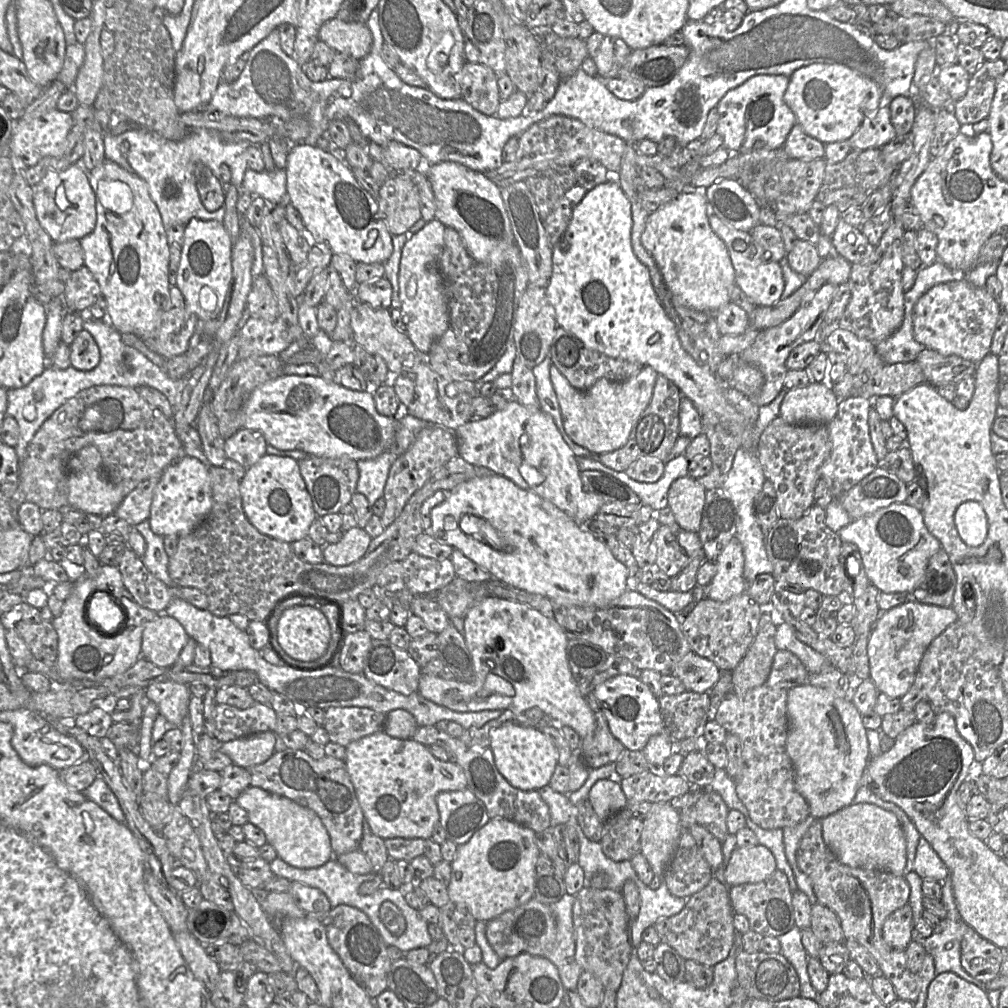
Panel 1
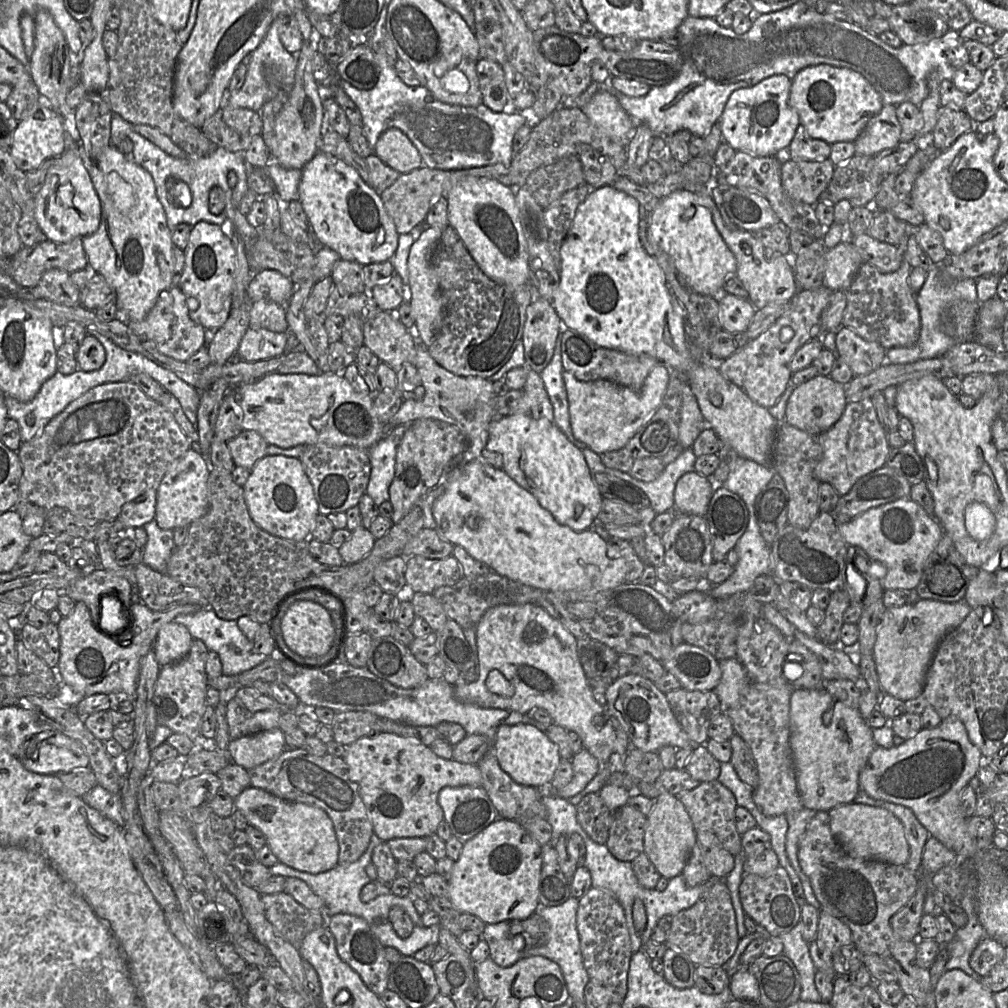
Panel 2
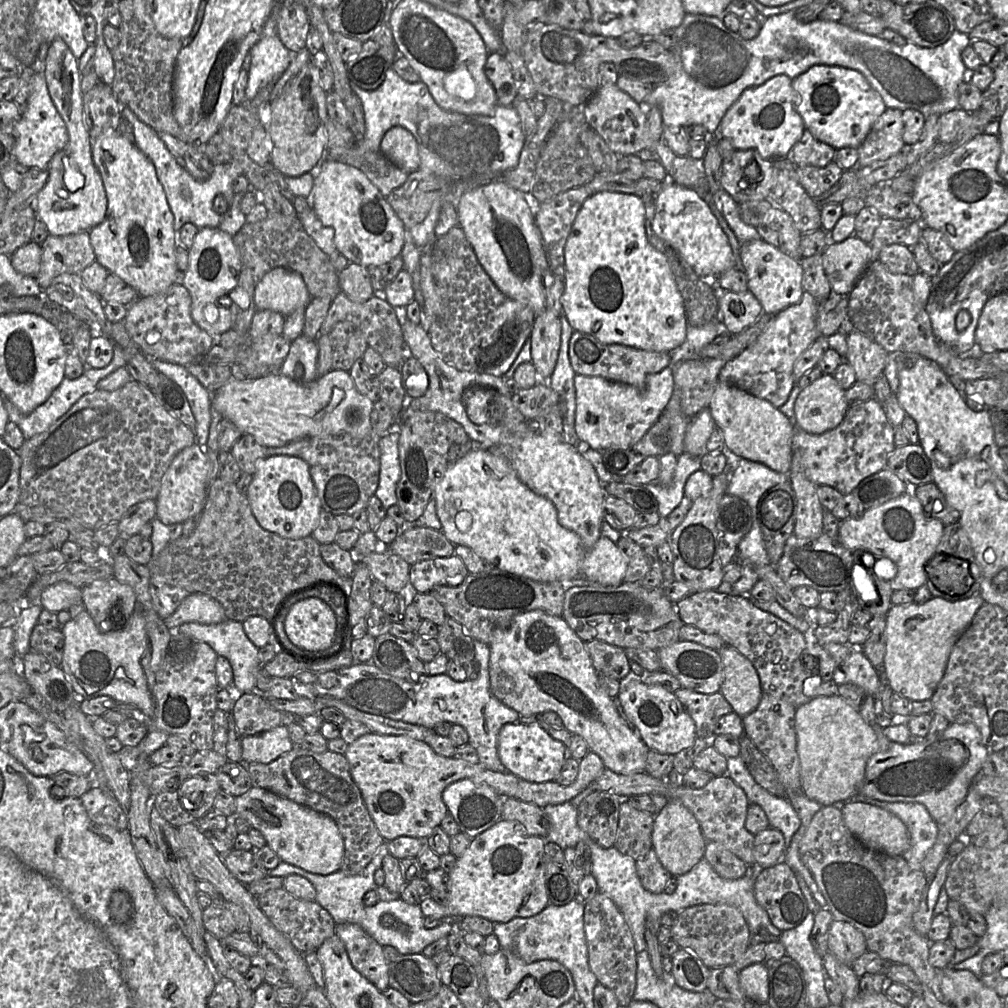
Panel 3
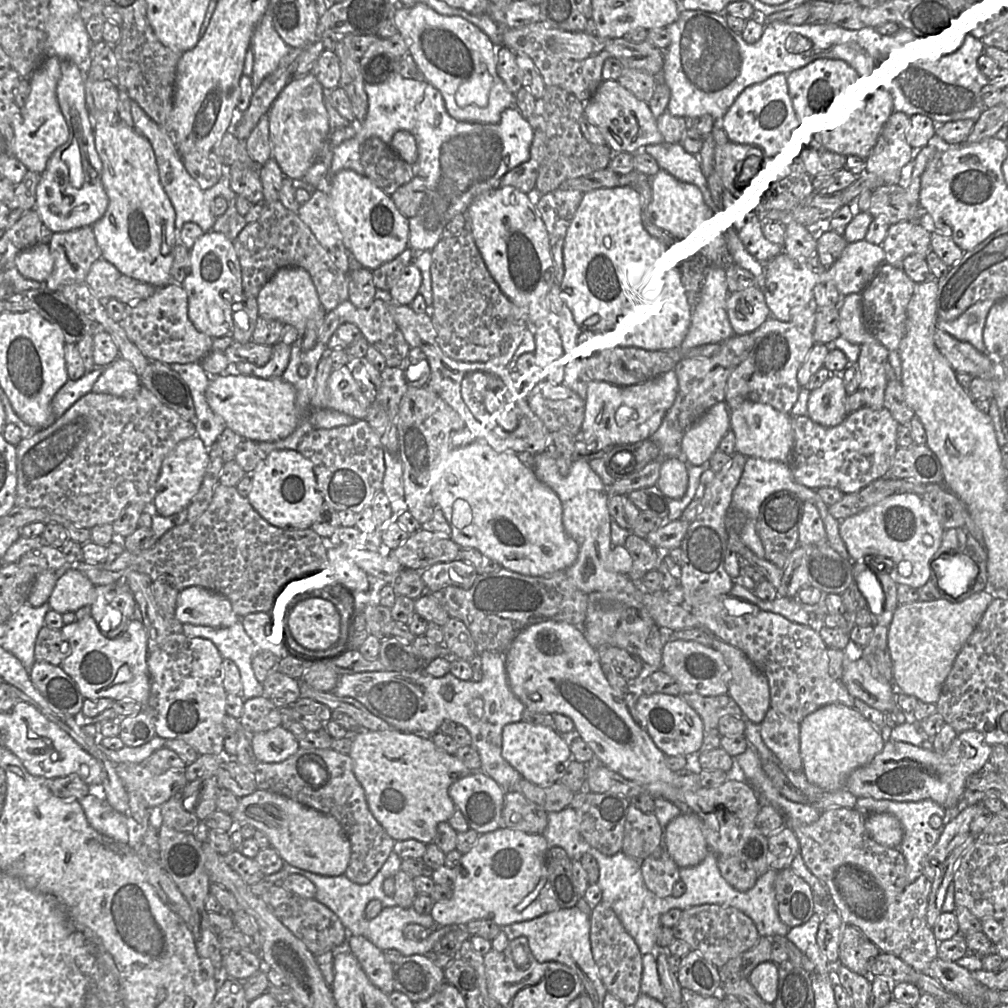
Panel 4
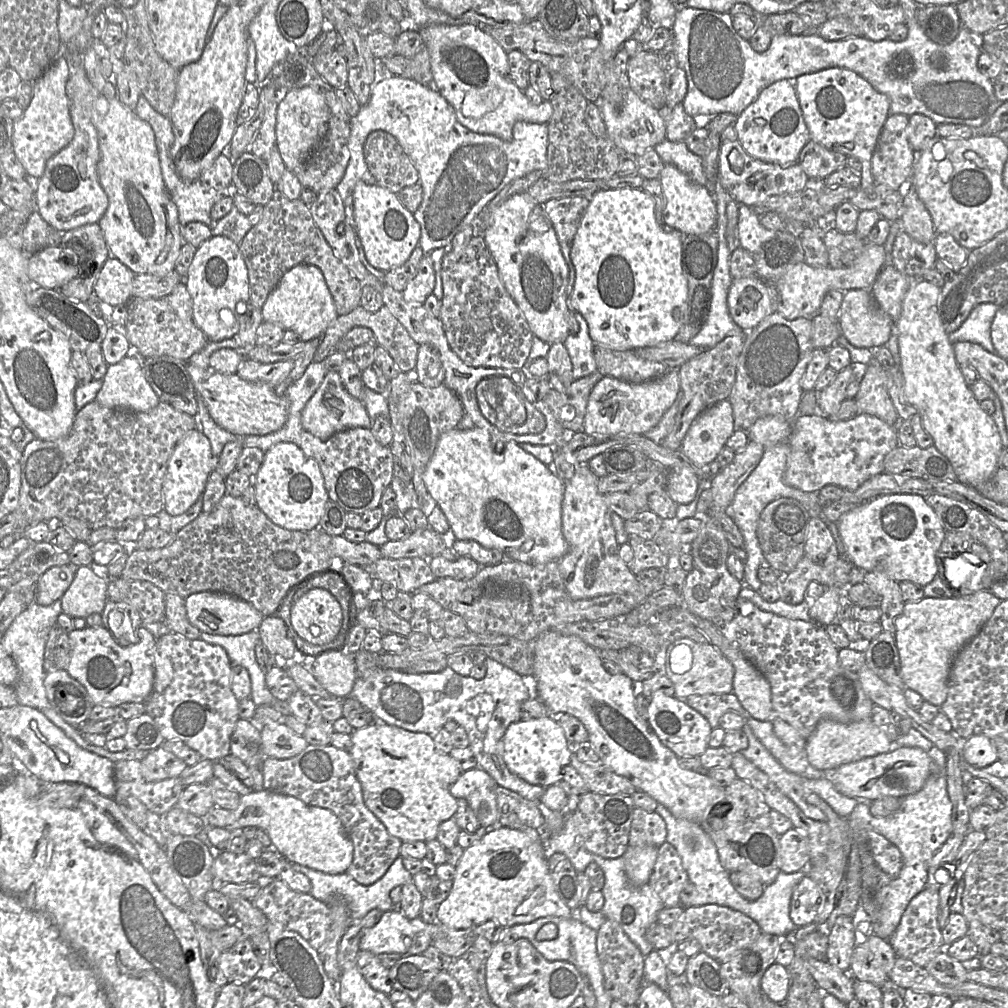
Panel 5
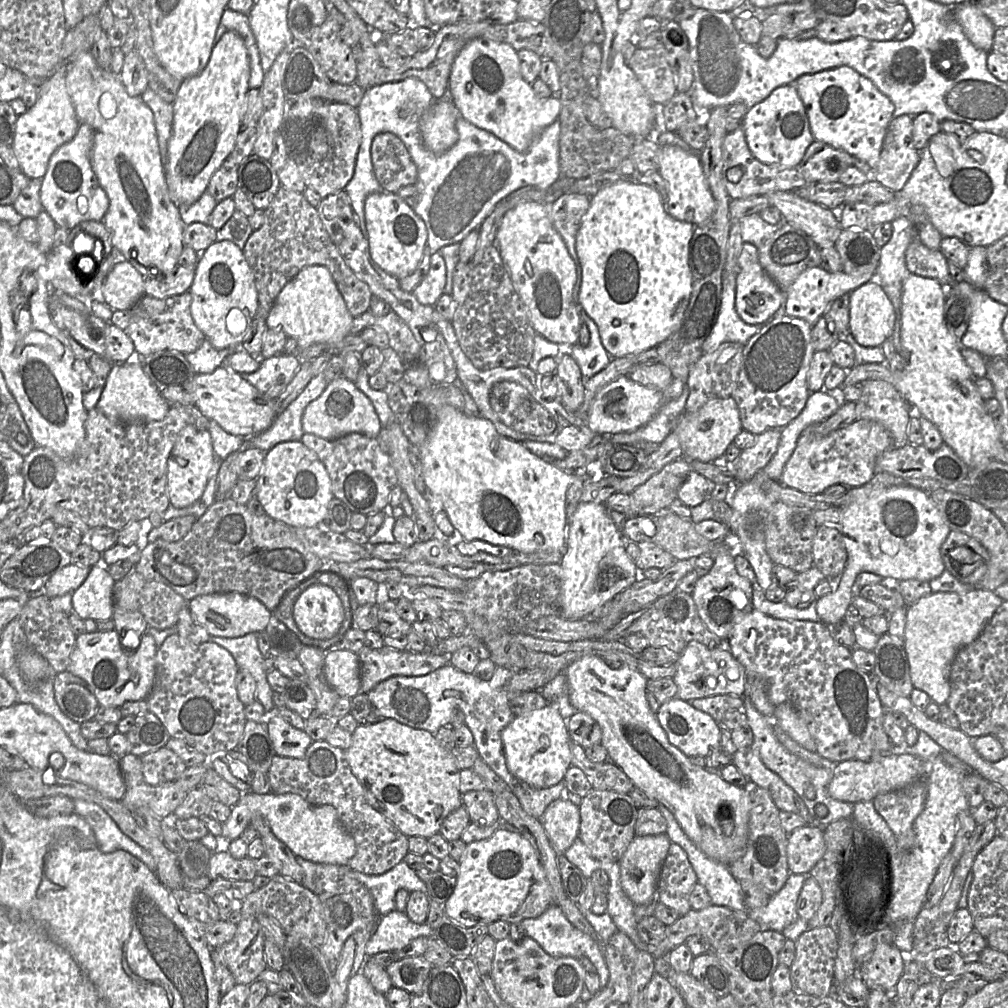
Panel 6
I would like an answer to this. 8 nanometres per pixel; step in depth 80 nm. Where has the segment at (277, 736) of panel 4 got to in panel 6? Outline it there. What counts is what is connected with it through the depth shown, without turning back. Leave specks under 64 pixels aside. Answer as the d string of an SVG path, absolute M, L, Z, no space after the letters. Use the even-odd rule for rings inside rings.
M277 714L267 716L266 728L278 756L302 758L313 742L305 730L291 726Z

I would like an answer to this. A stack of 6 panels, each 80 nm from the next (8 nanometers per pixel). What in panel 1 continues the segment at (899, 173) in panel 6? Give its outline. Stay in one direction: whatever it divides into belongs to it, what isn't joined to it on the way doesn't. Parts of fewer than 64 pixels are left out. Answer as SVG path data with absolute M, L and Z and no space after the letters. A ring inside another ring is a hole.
M882 106L863 120L848 143L852 150L882 148L896 136L896 130L891 122L890 108Z

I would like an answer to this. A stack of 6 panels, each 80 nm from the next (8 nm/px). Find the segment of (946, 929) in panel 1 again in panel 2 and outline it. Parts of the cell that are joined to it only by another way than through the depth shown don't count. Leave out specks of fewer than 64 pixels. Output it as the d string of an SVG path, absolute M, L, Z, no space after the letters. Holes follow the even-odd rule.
M977 913L967 915L967 924L957 928L954 938L949 943L942 944L949 953L945 970L962 970L980 982L983 976L971 968L969 959L978 943L988 936L978 919Z

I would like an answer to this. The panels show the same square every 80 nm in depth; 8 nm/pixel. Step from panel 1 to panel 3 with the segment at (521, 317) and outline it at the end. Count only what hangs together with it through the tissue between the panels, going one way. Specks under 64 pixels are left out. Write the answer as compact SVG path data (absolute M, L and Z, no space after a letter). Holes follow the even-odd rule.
M546 310L536 315L529 336L531 341L531 362L541 378L552 375L561 343L560 318Z

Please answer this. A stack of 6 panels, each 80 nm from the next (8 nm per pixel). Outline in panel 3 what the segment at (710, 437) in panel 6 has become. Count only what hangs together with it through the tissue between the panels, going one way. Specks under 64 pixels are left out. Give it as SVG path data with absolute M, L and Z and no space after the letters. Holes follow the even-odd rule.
M704 408L691 419L687 427L684 438L684 451L695 457L701 457L707 453L707 441L716 428L709 408Z

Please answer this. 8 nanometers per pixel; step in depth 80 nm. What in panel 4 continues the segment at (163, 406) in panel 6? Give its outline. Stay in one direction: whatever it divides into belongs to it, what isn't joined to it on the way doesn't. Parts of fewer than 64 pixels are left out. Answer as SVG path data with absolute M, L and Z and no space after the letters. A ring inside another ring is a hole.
M118 357L97 380L92 392L122 397L134 393L141 385L133 365Z

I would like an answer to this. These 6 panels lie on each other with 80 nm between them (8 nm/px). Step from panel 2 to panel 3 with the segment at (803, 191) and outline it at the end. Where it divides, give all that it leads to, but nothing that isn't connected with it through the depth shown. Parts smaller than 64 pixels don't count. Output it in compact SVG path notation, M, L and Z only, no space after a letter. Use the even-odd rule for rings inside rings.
M834 161L824 167L796 167L798 181L812 199L822 195L835 185L841 178L843 171Z

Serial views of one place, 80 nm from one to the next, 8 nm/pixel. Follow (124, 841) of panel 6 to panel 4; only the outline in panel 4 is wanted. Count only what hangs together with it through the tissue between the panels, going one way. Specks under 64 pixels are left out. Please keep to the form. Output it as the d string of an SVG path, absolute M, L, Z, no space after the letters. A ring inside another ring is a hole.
M89 793L79 800L86 819L97 832L128 844L128 818L115 810L105 798Z

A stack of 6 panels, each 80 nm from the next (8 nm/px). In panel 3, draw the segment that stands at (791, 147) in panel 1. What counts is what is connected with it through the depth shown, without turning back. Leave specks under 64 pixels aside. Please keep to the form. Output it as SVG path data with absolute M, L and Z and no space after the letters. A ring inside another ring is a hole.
M805 128L786 158L796 166L824 167L834 161L836 149L815 139Z

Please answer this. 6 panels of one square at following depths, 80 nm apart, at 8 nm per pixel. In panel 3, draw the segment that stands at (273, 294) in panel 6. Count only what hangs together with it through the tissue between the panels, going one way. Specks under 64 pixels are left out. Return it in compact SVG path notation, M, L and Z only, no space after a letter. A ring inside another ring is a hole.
M281 212L268 214L256 223L245 223L233 241L239 252L242 268L237 286L228 294L231 300L232 329L248 335L256 309L254 291L263 276L276 267L287 268L299 273L311 297L323 297L332 300L342 291L338 273L315 241L305 232L298 216L289 217Z

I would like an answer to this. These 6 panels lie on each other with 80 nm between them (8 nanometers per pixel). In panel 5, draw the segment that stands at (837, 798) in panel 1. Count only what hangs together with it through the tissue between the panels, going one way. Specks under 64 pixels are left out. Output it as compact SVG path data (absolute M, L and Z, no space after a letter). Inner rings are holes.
M822 720L806 740L804 749L809 763L814 768L831 771L843 764L889 752L893 746L894 742L891 742L870 720L852 723Z

